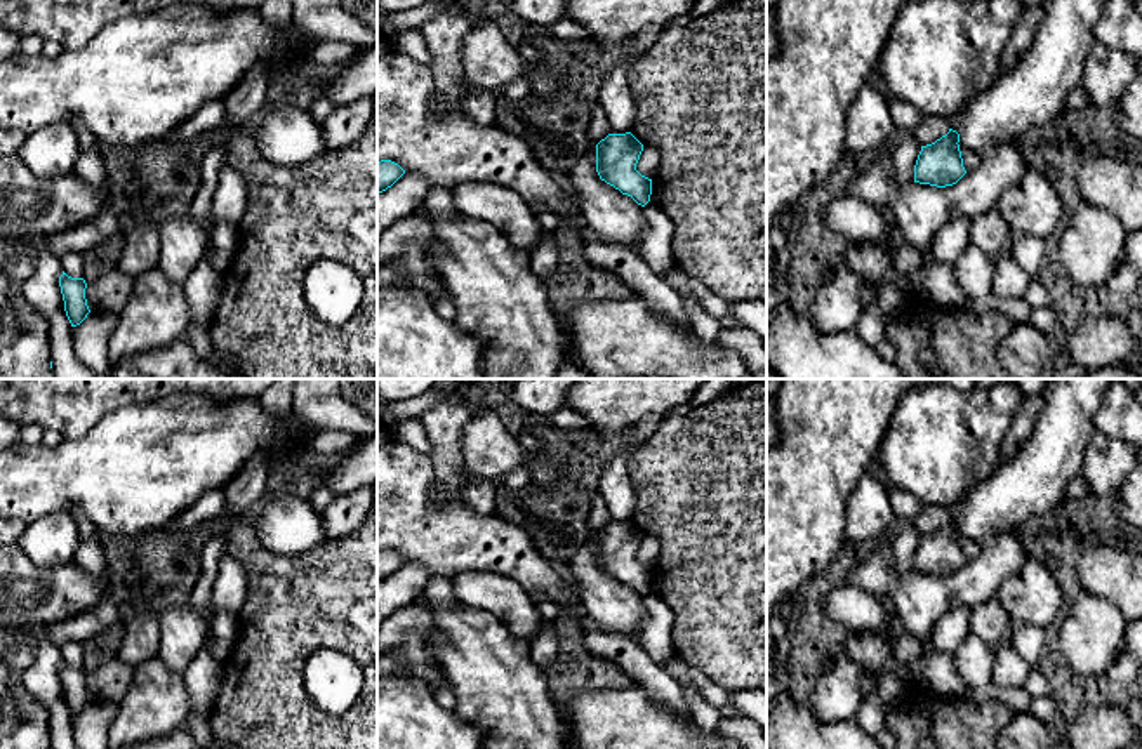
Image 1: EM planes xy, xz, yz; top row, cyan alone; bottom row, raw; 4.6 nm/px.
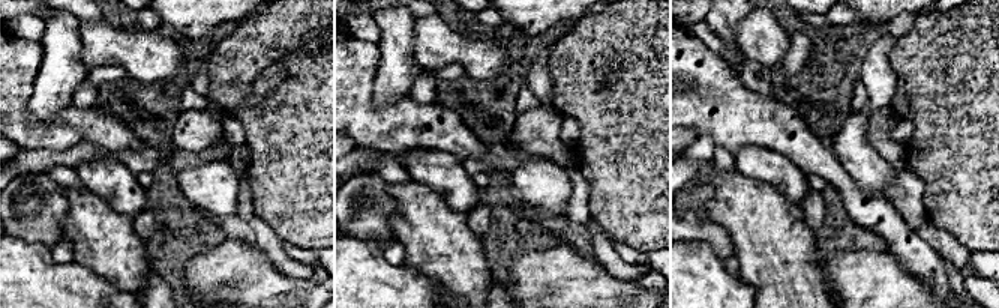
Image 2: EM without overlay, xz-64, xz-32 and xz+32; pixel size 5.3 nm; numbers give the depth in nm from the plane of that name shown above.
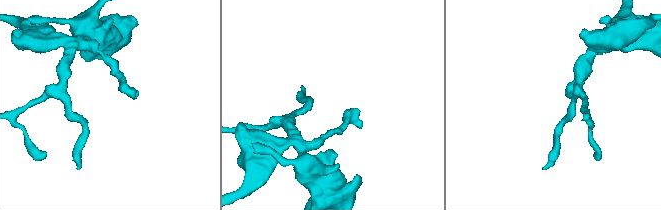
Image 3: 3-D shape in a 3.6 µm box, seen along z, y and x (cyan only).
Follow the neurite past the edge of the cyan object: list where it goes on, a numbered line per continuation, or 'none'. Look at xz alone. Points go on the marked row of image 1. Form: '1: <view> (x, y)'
none

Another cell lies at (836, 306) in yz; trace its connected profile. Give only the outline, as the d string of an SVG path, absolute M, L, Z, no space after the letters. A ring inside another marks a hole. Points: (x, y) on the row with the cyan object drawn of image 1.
M838 268L831 278L815 292L807 315L813 325L826 334L853 330L866 313L862 288L869 283L864 276Z

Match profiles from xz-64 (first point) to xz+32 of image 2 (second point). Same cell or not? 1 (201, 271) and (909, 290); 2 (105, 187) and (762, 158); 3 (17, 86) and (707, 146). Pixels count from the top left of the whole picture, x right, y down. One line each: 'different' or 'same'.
1: same
2: same
3: different

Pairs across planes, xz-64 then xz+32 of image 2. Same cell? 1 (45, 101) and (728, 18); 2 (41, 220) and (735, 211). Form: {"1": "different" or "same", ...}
{"1": "same", "2": "different"}

